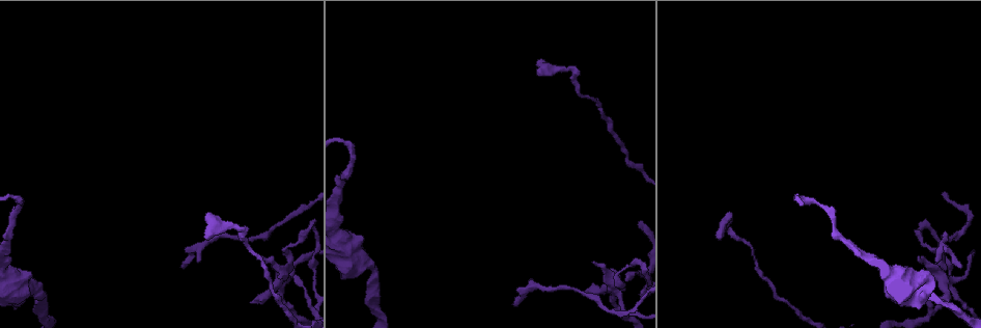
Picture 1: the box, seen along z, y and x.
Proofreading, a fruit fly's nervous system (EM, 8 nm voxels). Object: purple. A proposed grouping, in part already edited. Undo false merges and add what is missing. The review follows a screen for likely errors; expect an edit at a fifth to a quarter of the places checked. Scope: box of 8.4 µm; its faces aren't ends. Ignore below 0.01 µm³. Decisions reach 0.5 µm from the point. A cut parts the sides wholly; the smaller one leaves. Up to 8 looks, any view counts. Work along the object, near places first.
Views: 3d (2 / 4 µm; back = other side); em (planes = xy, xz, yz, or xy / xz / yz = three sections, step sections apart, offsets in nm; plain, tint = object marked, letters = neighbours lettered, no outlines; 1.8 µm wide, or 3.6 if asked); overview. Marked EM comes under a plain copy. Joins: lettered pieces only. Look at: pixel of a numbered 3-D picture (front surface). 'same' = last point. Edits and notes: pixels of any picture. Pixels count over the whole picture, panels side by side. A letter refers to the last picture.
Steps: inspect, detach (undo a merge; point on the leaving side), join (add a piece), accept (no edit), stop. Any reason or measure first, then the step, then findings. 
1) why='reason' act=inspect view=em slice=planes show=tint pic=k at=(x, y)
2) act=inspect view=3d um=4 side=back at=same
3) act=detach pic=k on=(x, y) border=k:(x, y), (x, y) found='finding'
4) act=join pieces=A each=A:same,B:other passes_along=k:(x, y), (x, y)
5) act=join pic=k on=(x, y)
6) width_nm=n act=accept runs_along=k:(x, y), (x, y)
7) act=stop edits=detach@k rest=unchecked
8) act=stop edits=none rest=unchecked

why='calibre changes' act=inspect view=3d um=4 pic=1 at=(937, 275)

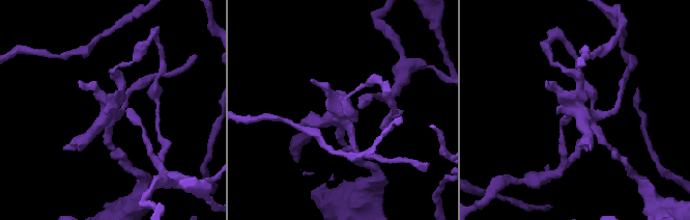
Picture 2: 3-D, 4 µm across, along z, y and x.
act=inspect view=em slice=planes show=letters pic=2 at=(575, 107)

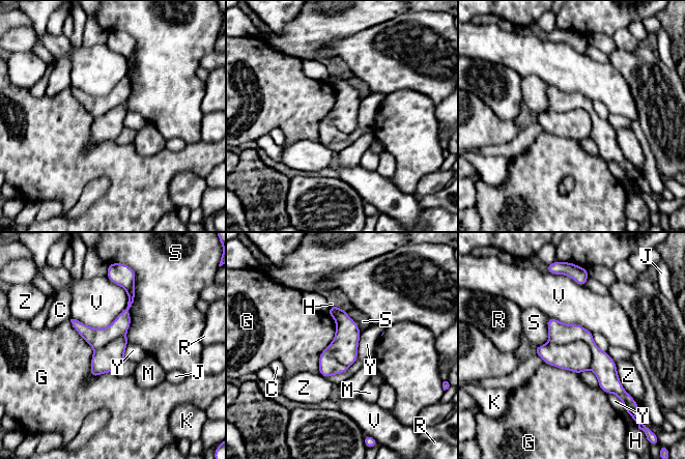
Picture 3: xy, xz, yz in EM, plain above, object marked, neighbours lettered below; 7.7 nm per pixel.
act=detach pic=3 on=(575, 356) each=C:other,G:other,H:other,J:other,K:other,M:other,R:other,S:other,V:other,Y:other,Z:other border=3:(548, 342), (583, 341), (592, 367) found='a second cell is stuck on'

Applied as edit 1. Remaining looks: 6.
why='redraw' act=inspect view=overview

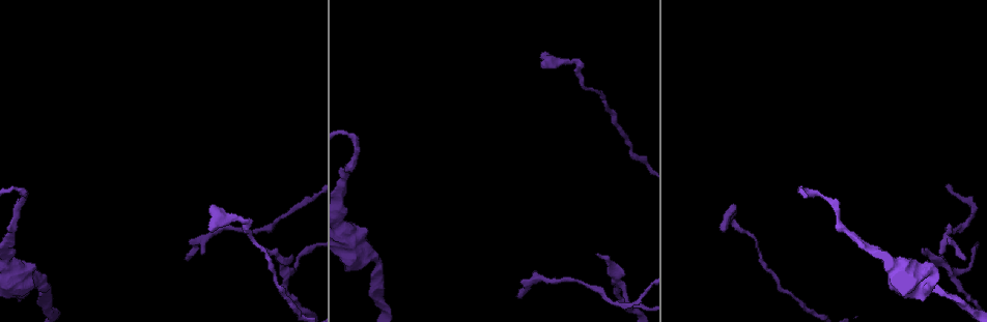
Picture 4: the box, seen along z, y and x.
why='free end' act=inspect view=em um=3.6 slice=xz step=4 show=tint pic=4 at=(519, 295)

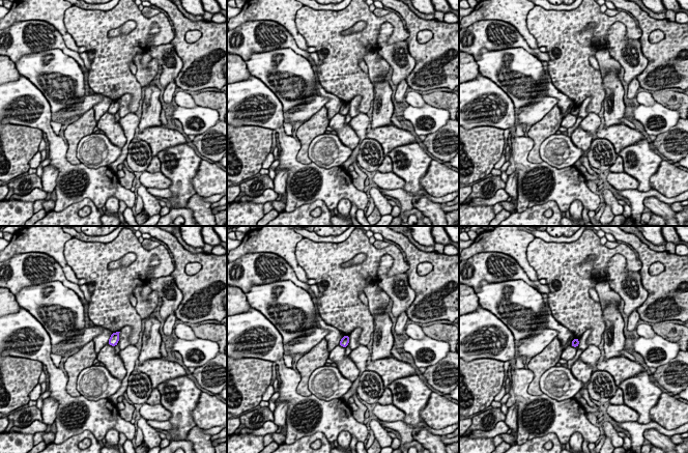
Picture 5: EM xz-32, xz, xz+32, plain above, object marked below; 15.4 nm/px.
why='another direction' act=inspect view=em um=3.6 slice=planes show=tint at=same

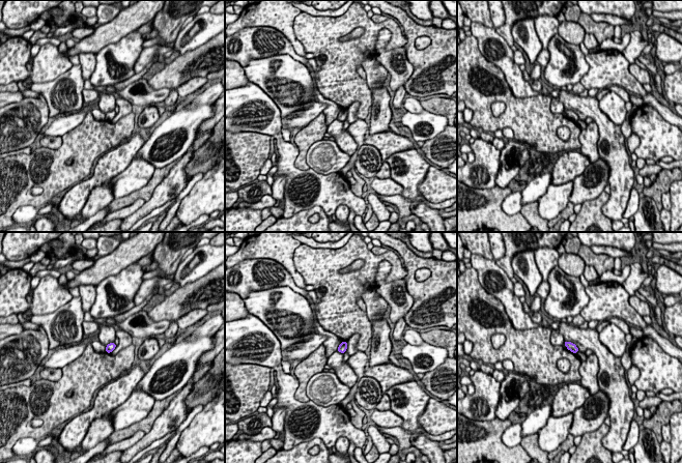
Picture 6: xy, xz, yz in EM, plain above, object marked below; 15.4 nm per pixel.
act=inspect view=em um=3.6 slice=planes show=letters at=same

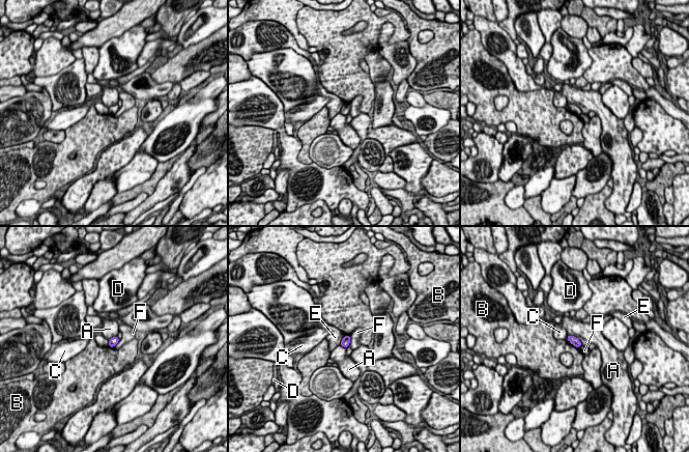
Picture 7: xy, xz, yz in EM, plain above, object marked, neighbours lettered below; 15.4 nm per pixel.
act=accept each=A:other,B:other,C:other,D:other,E:other,F:other border=7:(568, 334), (574, 335), (582, 344) found='no lettered piece goes on from it'

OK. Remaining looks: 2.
why='free end' act=inspect view=em slice=xy step=16 show=tint pic=4 at=(545, 67)

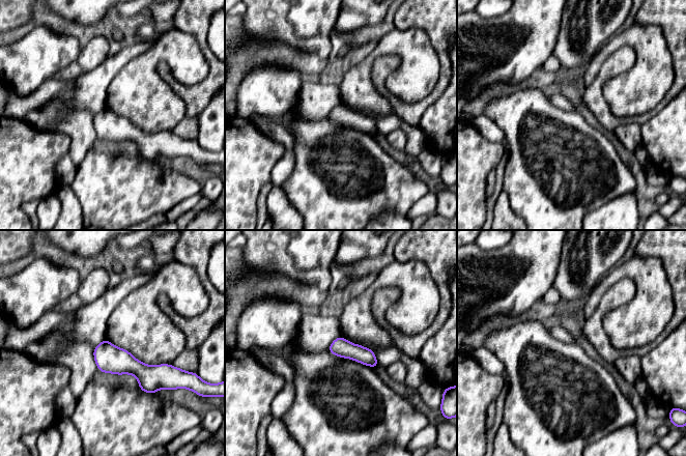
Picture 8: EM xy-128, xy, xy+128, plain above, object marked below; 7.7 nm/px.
why='another direction' act=inspect view=em slice=planes show=letters at=same

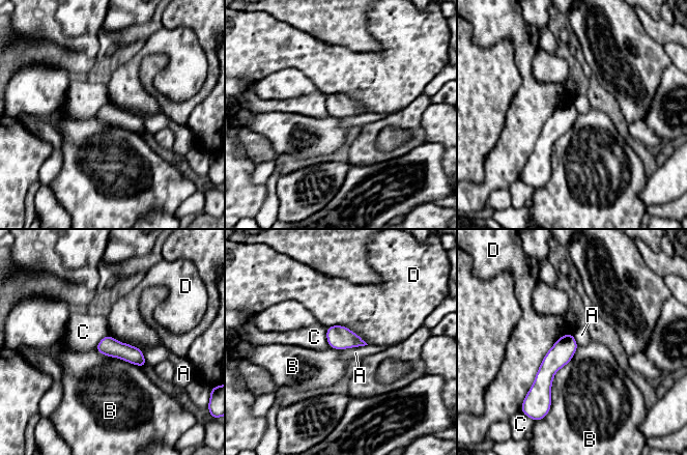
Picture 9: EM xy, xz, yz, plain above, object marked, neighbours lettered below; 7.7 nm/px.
act=accept each=A:other,B:other,C:other,D:other runs_along=9:(570, 336), (545, 373), (541, 398) found='no lettered piece goes on from it'

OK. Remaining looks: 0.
act=stop edits=detach@3 rest=unchecked

